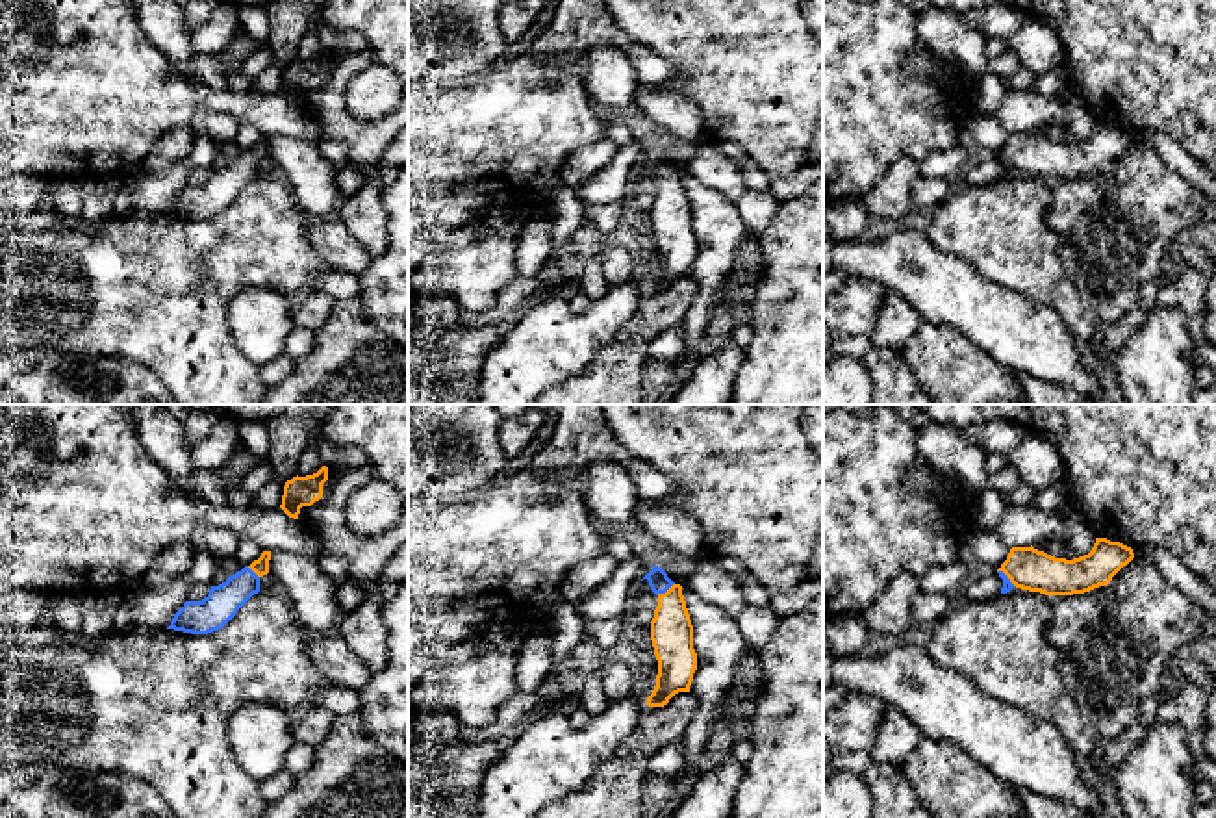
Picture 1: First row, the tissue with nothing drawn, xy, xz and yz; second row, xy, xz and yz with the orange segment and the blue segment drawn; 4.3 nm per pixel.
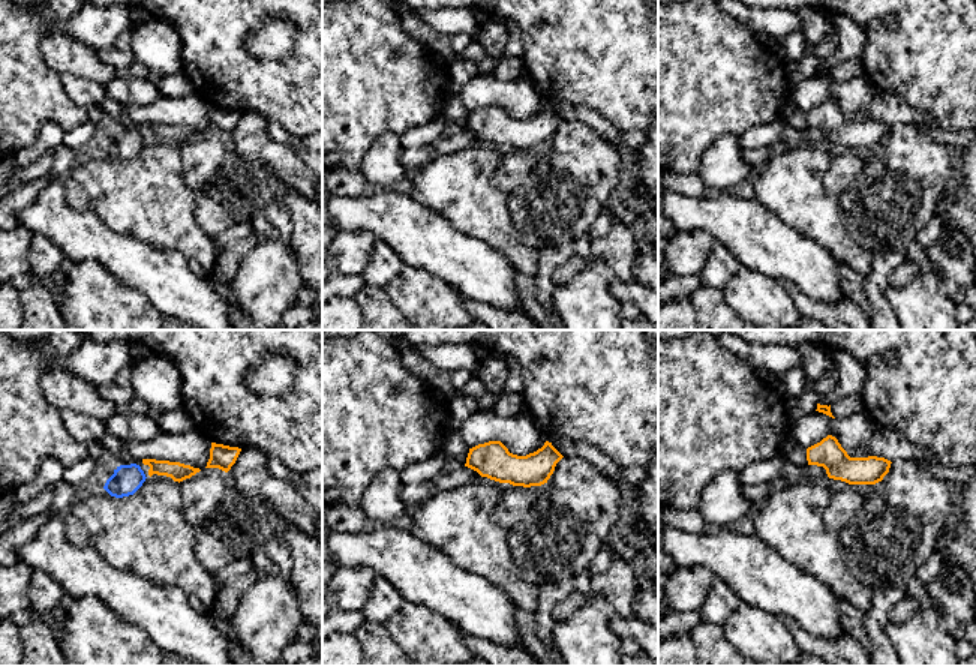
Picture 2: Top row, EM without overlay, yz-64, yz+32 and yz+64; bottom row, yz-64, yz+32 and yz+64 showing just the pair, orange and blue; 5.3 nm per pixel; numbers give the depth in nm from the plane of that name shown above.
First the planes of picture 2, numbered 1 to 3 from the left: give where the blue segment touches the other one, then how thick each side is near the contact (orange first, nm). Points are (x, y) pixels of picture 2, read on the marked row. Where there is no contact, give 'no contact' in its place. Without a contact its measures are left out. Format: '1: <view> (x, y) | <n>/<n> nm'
1: no contact
2: no contact
3: no contact

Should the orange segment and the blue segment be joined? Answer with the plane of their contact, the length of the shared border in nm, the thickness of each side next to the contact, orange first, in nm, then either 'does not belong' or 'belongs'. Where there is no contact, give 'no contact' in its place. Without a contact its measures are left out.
contact in xz; length 90 nm; calibres 190 and 90 nm; belongs

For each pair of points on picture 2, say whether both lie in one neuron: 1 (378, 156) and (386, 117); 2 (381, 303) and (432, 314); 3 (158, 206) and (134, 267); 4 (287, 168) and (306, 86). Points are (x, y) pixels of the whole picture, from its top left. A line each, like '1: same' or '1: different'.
1: different
2: different
3: different
4: different

